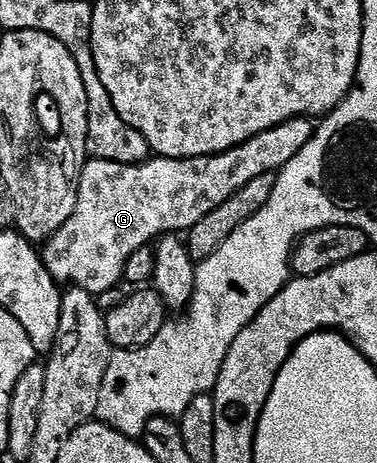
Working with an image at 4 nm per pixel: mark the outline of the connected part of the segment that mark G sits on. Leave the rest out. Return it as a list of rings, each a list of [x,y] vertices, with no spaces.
[[[294,117],[241,143],[236,149],[214,153],[212,157],[180,159],[156,156],[144,161],[142,165],[88,160],[79,180],[79,198],[73,215],[69,215],[65,227],[61,227],[61,231],[57,231],[42,246],[41,256],[49,275],[53,275],[53,279],[64,286],[83,288],[94,295],[116,288],[123,281],[125,263],[129,263],[129,255],[133,255],[133,251],[148,248],[164,235],[179,235],[190,231],[198,221],[205,219],[205,215],[209,215],[209,211],[213,211],[213,207],[221,207],[225,199],[237,195],[237,191],[241,191],[245,183],[257,179],[257,175],[278,174],[283,165],[289,163],[289,159],[293,159],[293,155],[297,155],[297,151],[301,151],[305,143],[309,143],[316,128],[316,122],[312,118]]]

